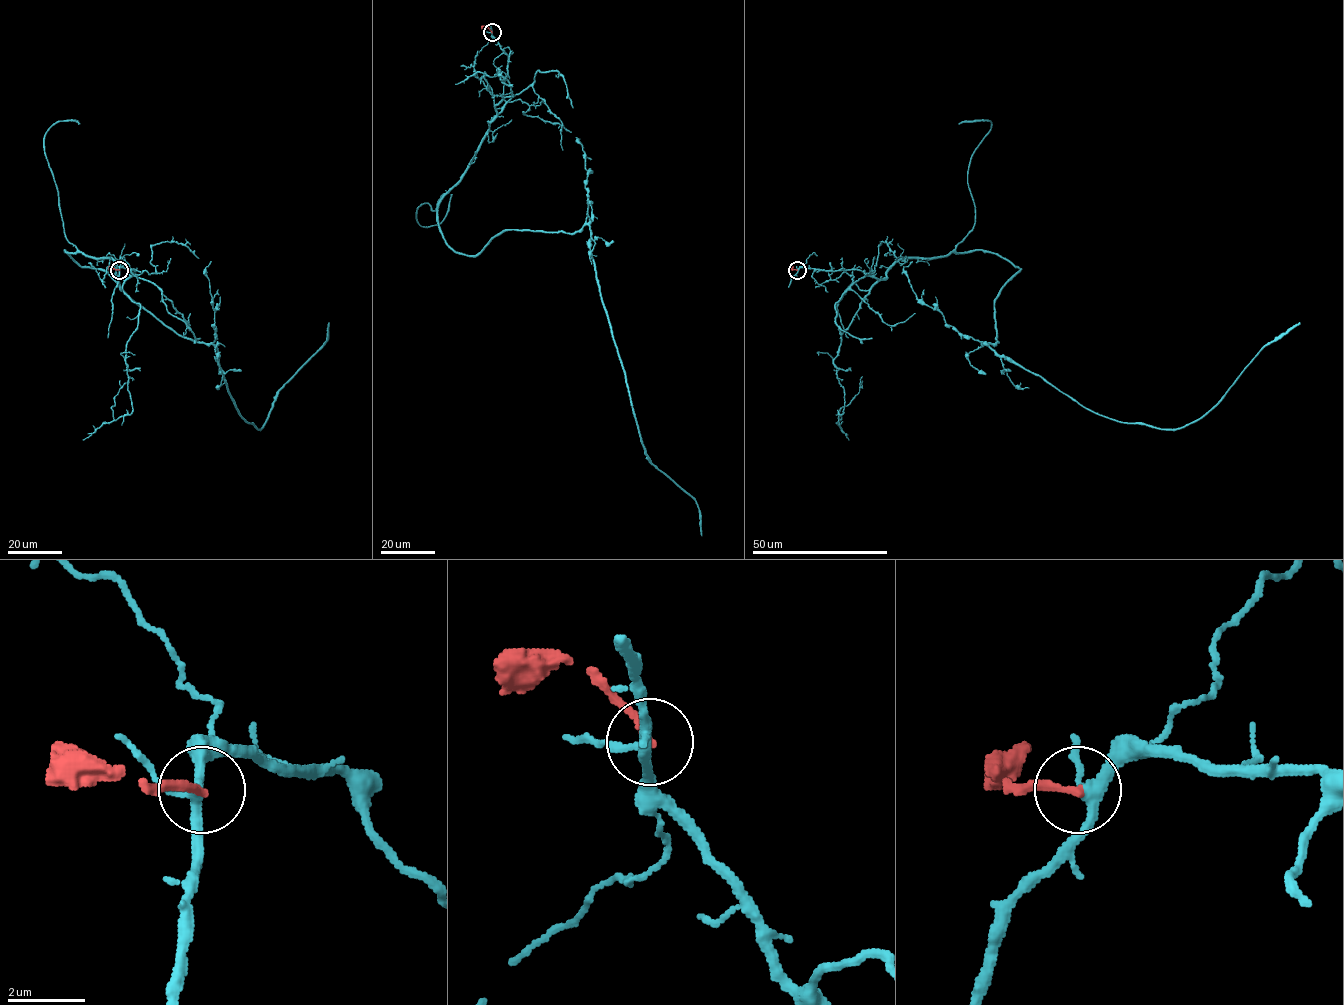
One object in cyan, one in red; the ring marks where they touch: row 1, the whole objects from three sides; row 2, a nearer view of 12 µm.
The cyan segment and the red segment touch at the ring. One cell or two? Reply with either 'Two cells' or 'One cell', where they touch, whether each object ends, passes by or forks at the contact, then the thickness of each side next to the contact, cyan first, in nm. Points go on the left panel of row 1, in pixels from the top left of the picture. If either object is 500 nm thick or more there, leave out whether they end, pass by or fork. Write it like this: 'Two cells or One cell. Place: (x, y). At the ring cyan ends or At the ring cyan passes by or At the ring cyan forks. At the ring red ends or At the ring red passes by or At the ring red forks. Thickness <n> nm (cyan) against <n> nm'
Two cells. Place: (119, 270). At the ring cyan forks. At the ring red ends. Thickness 240 nm (cyan) against 200 nm

